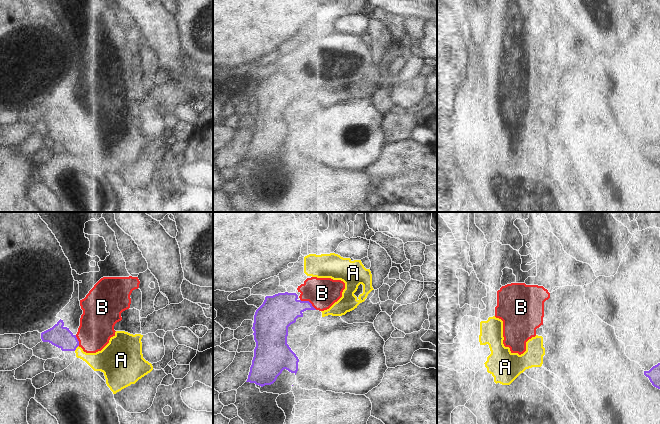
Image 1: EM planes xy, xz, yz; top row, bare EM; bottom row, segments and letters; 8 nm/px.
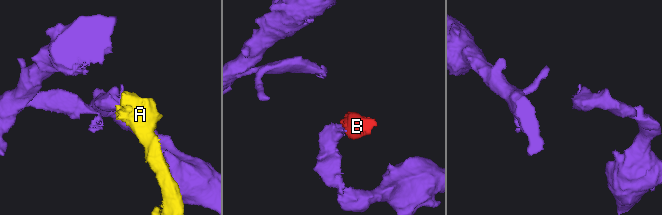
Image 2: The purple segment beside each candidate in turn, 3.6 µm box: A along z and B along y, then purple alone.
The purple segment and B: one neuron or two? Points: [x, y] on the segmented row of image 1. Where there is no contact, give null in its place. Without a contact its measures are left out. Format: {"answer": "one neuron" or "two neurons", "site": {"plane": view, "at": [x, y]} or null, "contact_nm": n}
{"answer": "two neurons", "site": {"plane": "xz", "at": [308, 301]}, "contact_nm": 160}

